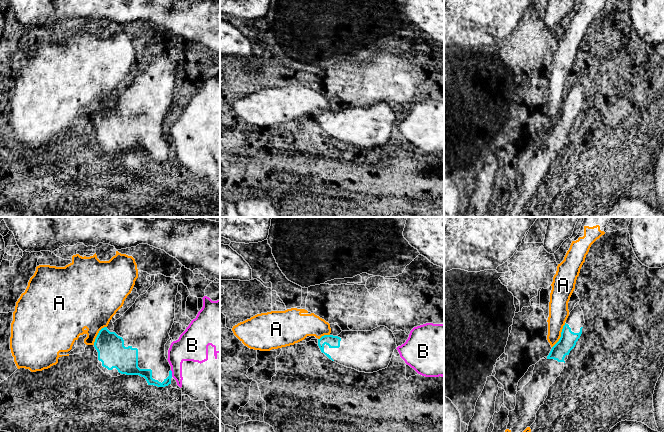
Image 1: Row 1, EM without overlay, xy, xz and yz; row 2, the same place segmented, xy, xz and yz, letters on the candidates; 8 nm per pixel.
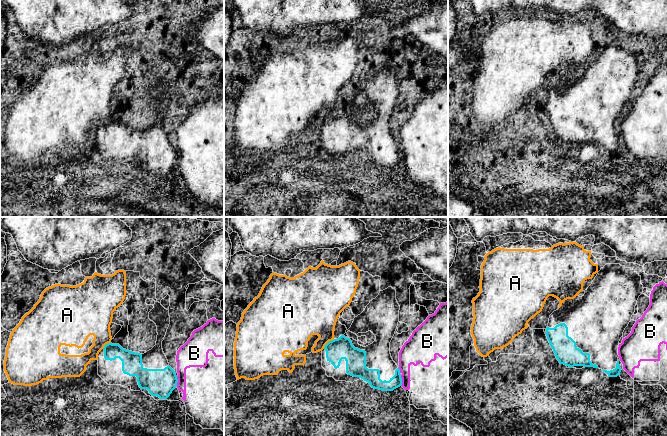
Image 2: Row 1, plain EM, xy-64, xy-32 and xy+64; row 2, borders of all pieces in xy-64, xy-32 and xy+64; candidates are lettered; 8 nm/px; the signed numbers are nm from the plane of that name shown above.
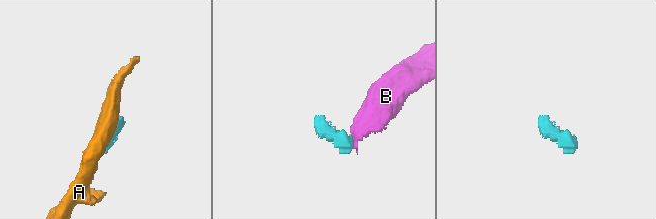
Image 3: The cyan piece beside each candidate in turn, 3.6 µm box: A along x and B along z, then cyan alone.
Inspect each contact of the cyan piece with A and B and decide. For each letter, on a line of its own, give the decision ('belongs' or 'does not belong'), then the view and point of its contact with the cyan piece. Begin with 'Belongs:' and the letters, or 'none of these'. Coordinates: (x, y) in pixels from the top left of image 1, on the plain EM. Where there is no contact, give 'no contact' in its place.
Belongs: none of these
A: does not belong; meets cyan in yz at (561, 111)
B: does not belong; meets cyan in xy at (171, 149)

